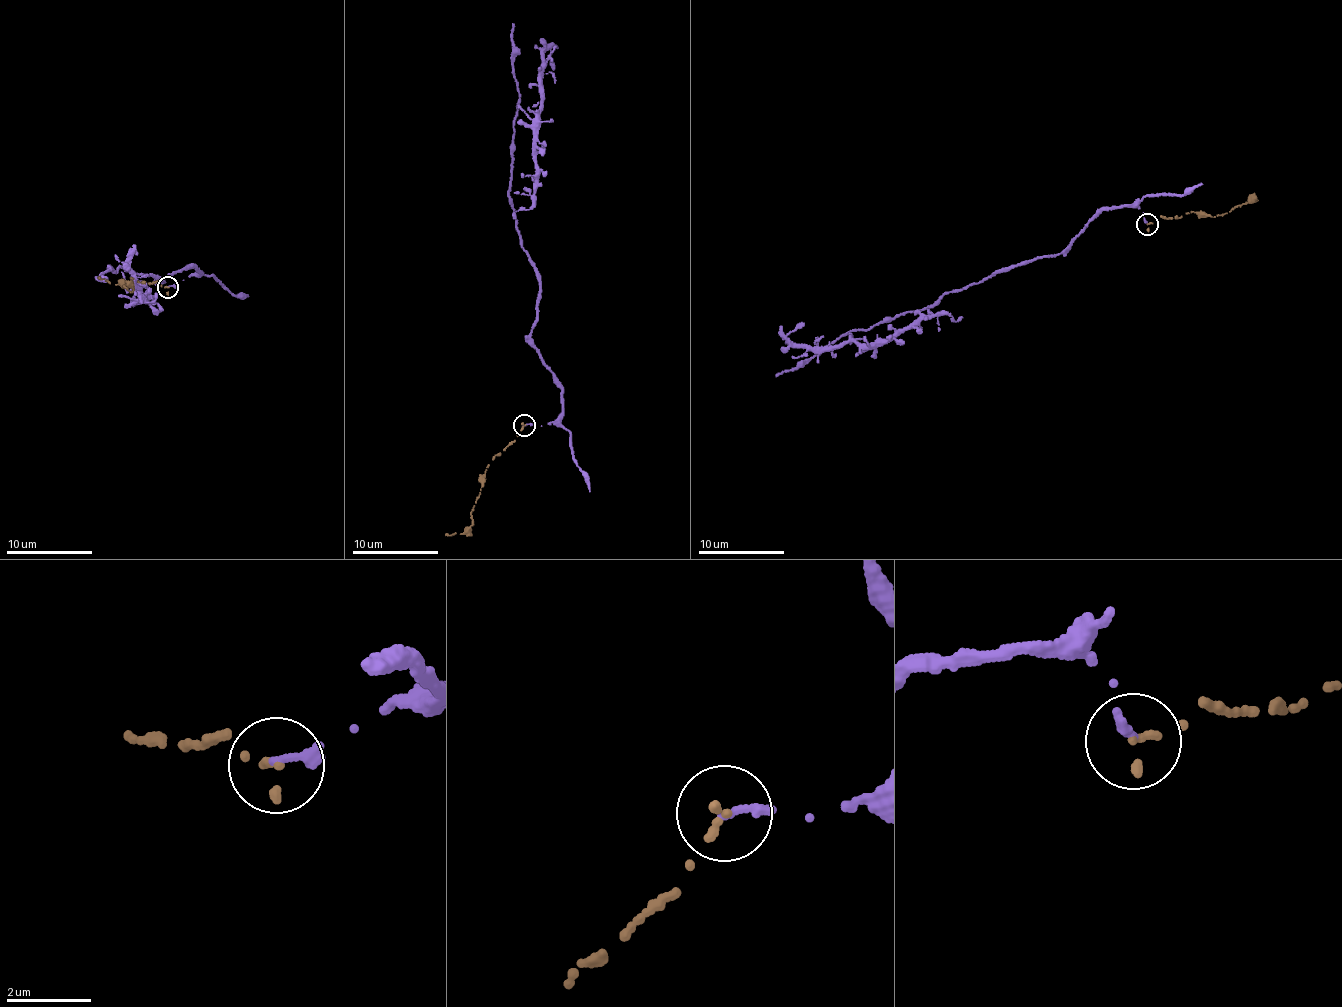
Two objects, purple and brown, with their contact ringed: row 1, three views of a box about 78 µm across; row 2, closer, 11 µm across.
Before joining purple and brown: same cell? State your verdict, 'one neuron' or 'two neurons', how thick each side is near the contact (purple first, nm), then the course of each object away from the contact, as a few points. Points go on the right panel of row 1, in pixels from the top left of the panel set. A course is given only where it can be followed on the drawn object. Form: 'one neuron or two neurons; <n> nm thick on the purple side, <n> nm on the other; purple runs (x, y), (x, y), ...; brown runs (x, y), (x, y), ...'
two neurons; 190 nm thick on the purple side, 220 nm on the other; purple runs (1147, 222), (1128, 205), (1097, 209), (1063, 251), (845, 333), (874, 346), (924, 318), (961, 316); brown runs (1147, 224), (1161, 216), (1176, 219), (1190, 212), (1201, 211), (1214, 217), (1256, 199)

